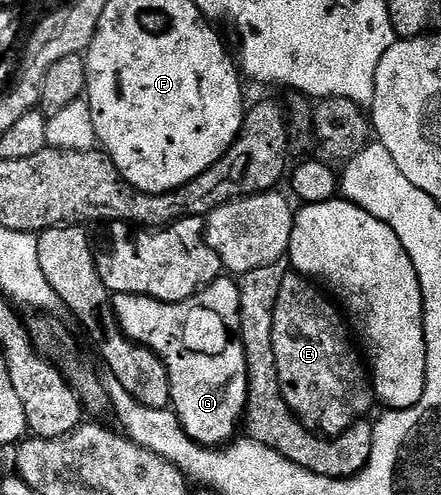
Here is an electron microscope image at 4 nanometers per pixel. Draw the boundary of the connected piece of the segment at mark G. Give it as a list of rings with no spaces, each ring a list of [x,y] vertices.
[[[235,279],[215,280],[196,295],[177,304],[163,304],[161,300],[138,294],[115,294],[112,309],[122,330],[135,344],[146,346],[162,358],[170,374],[170,408],[182,422],[188,437],[208,448],[227,445],[237,435],[236,427],[239,424],[241,427],[248,407],[248,359],[240,333],[239,283]]]

